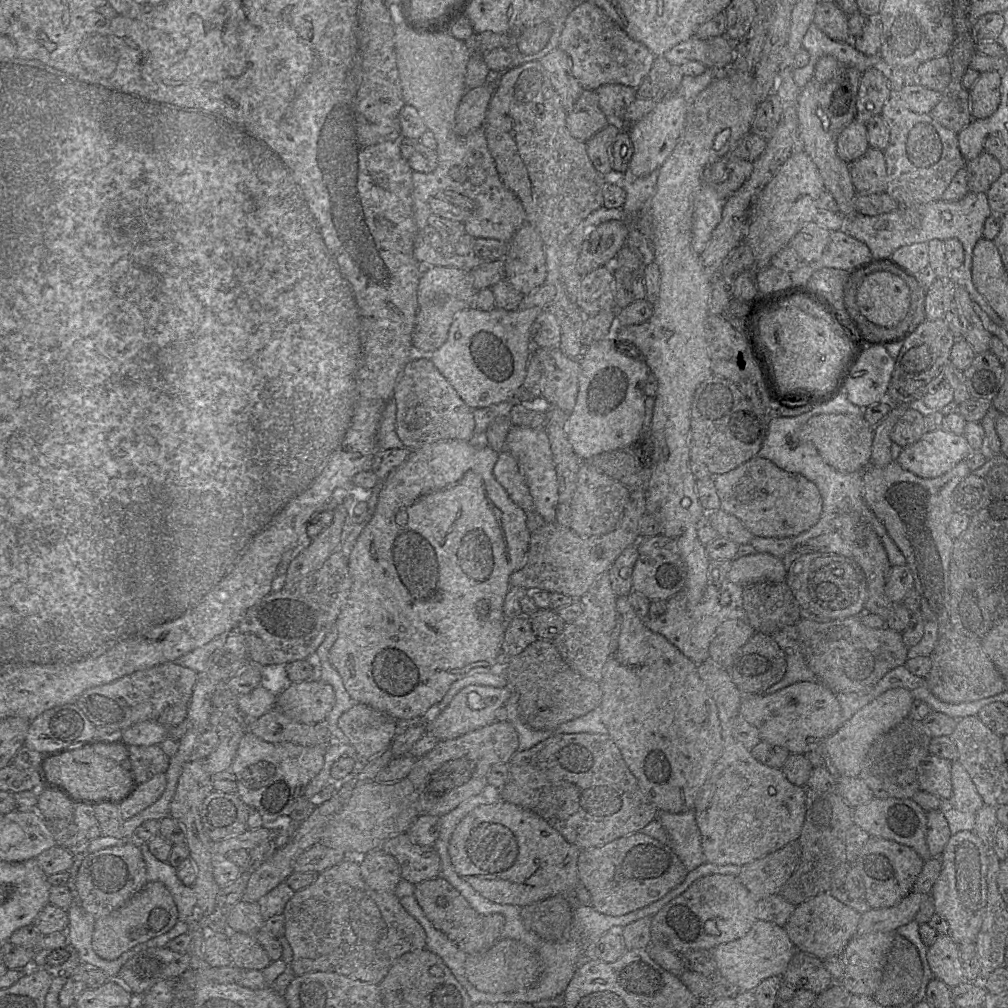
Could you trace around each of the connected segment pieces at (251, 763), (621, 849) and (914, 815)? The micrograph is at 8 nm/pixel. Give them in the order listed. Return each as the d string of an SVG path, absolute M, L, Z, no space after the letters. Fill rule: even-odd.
M247 731L242 737L237 753L230 767L237 780L237 795L251 809L257 810L263 821L263 827L275 831L283 824L290 824L289 809L304 798L307 786L319 772L321 750L284 743L270 743Z
M643 831L579 851L579 882L588 889L590 904L607 916L628 915L654 904L685 875L686 869L671 843Z
M874 798L872 801L869 801L865 804L861 804L861 805L857 805L857 806L851 806L852 824L860 827L861 829L864 829L871 837L880 837L880 838L895 840L896 842L900 842L902 844L905 844L905 845L911 847L921 857L924 864L925 863L931 863L934 859L940 858L940 857L933 857L931 855L931 851L930 851L930 848L929 848L929 844L928 844L928 813L929 812L927 812L922 806L920 806L914 800L914 798Z

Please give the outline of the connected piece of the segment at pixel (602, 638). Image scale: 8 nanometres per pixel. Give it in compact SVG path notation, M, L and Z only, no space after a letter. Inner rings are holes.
M608 570L607 573L601 574L579 599L578 616L570 622L562 623L560 631L551 640L555 652L567 666L596 683L599 682L606 664L615 603L616 596Z

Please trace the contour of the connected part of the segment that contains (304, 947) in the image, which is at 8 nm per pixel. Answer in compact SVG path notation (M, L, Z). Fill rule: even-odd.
M345 859L316 875L306 889L296 892L286 904L284 937L293 950L290 970L295 976L309 972L335 972L379 985L392 964L403 954L425 948L425 934L416 919L403 907L394 893L372 890L362 879L357 867L358 859Z

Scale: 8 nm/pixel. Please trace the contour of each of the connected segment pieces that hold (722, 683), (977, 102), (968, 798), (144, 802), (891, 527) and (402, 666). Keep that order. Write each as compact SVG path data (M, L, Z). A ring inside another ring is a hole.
M707 659L704 663L697 665L697 667L699 668L699 675L702 681L704 682L705 686L707 687L711 697L713 698L717 710L720 714L720 721L722 726L722 747L719 756L715 764L713 765L712 769L710 770L693 806L693 810L697 819L697 828L699 830L701 850L704 855L704 861L706 863L720 865L741 865L750 862L751 860L754 860L760 857L761 855L774 849L777 849L789 842L797 840L799 830L801 828L803 821L804 795L806 787L804 787L804 785L797 785L790 782L783 773L781 767L770 766L759 760L757 757L753 755L750 747L743 745L731 731L731 720L733 716L738 712L739 702L741 700L741 693L743 692L738 688L733 678L731 677L729 668L724 668L717 661L709 659Z
M979 71L970 92L972 119L990 117L999 104L1001 93L1001 71Z
M951 760L951 771L952 771L952 782L953 782L953 793L951 799L946 801L949 806L954 806L961 809L970 809L975 811L984 801L977 791L971 775L966 768L957 760Z
M160 773L138 785L130 799L120 806L123 821L128 820L154 804L163 794L167 784L166 774Z
M967 460L948 473L938 477L923 477L903 467L898 462L886 466L874 466L862 478L862 495L866 507L885 526L906 556L906 563L915 578L915 589L921 599L920 611L927 621L948 627L949 616L949 572L955 539L950 534L950 520L956 511L955 492L958 485L972 473Z
M442 441L411 453L388 478L376 499L369 521L363 526L346 554L348 589L335 622L335 640L330 663L346 694L354 704L371 707L389 716L395 723L405 723L429 712L448 686L472 671L492 666L498 651L503 623L503 597L512 574L526 559L528 535L525 515L503 493L494 477L494 449L474 449L467 442Z

